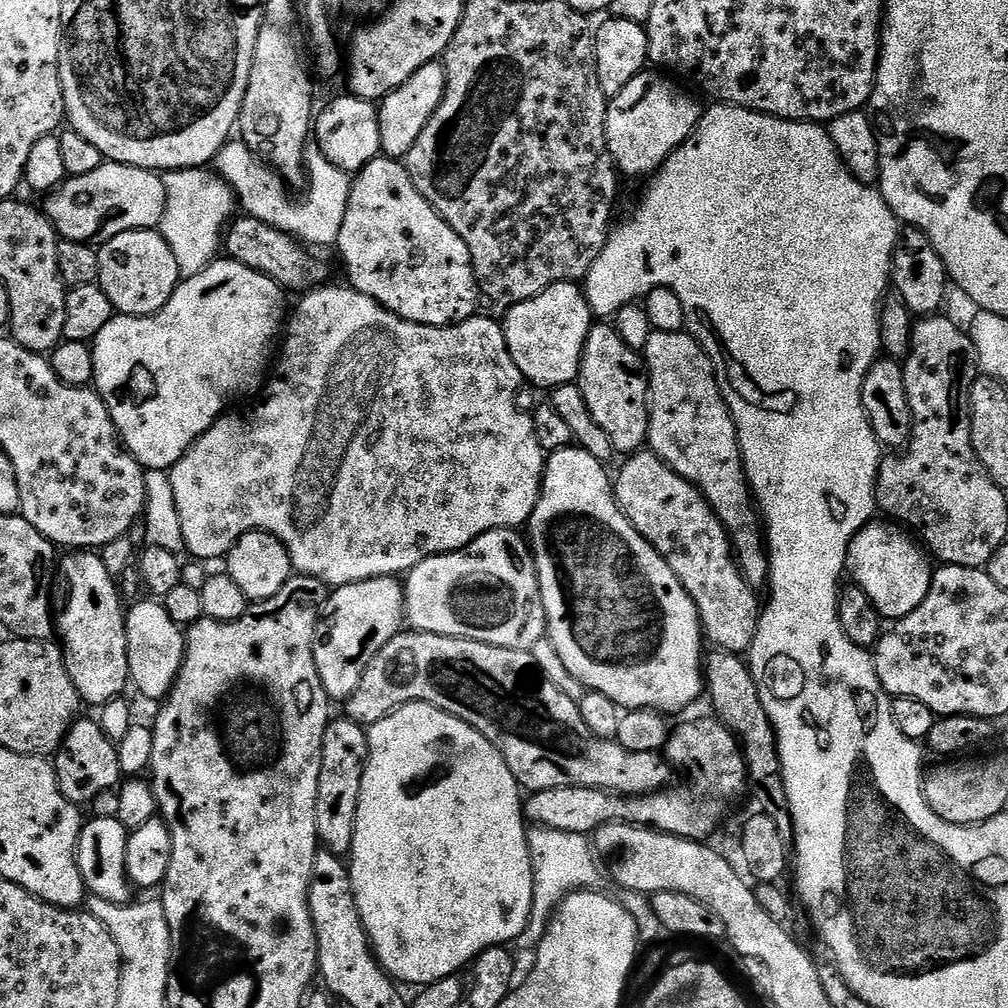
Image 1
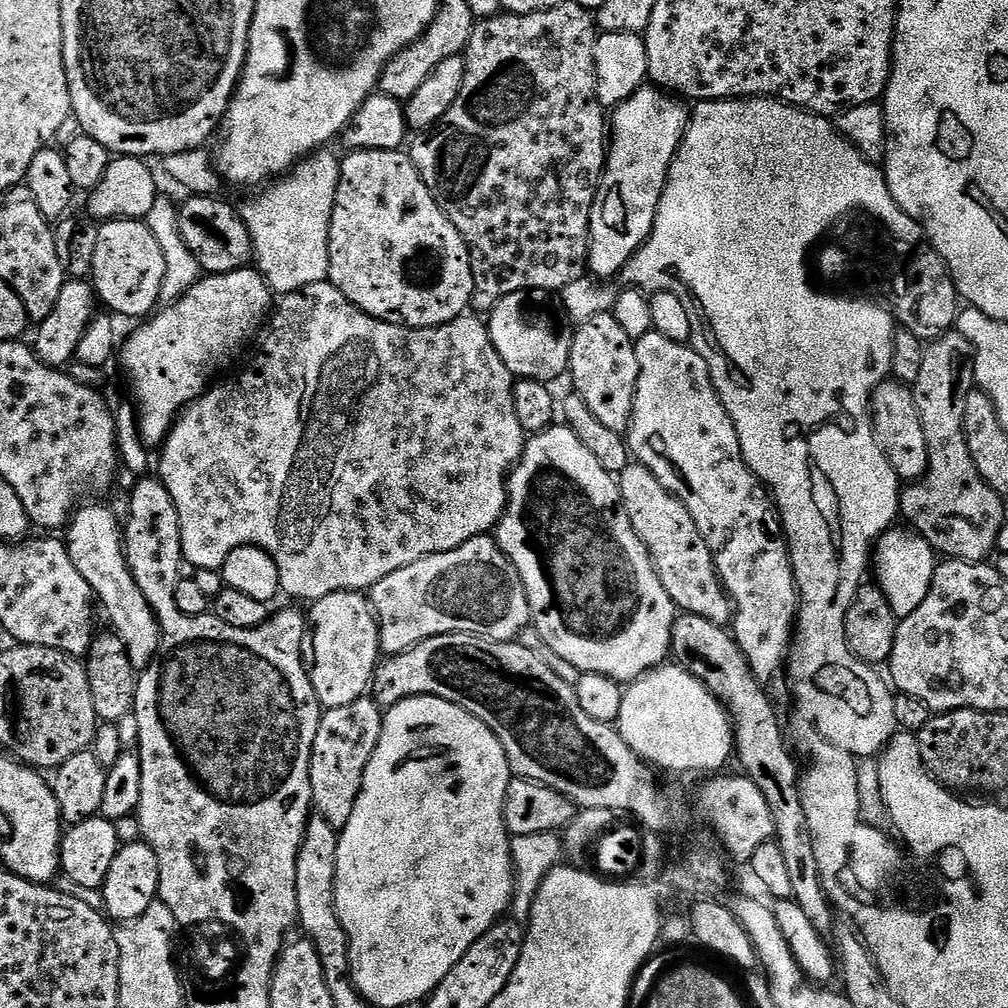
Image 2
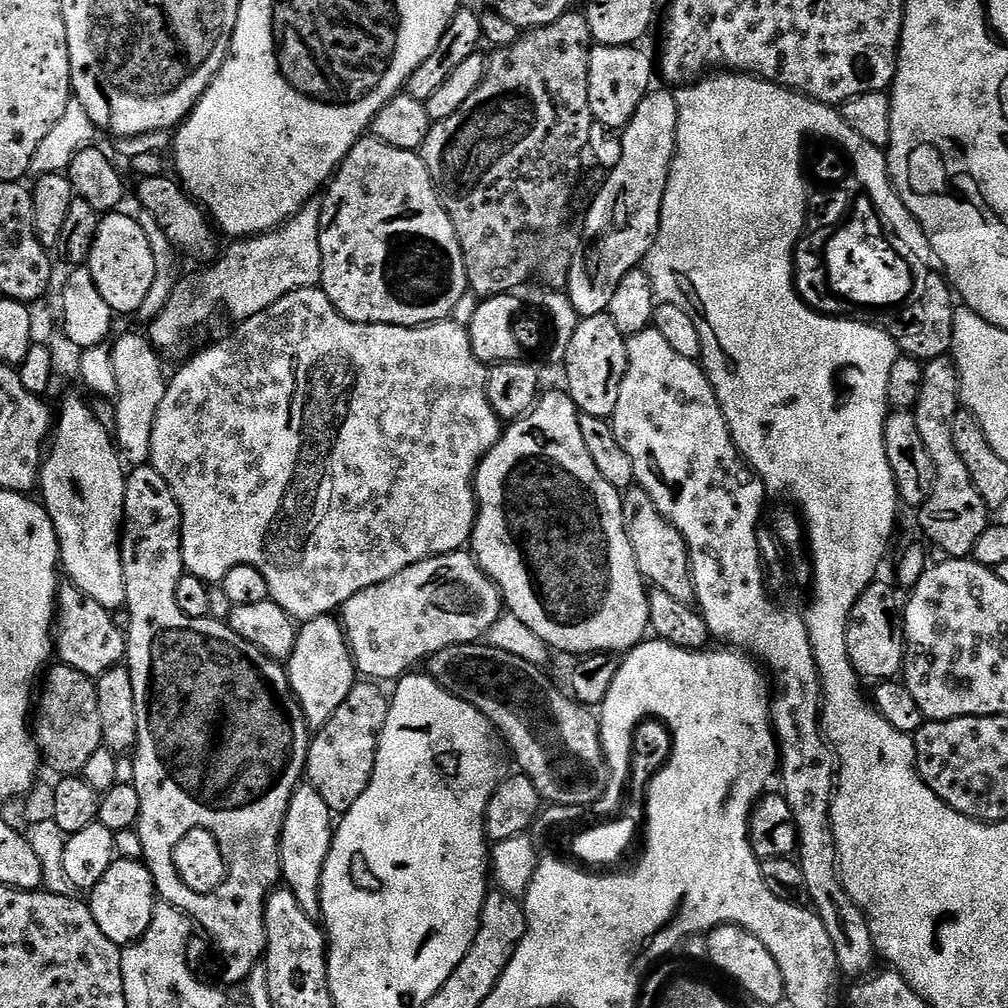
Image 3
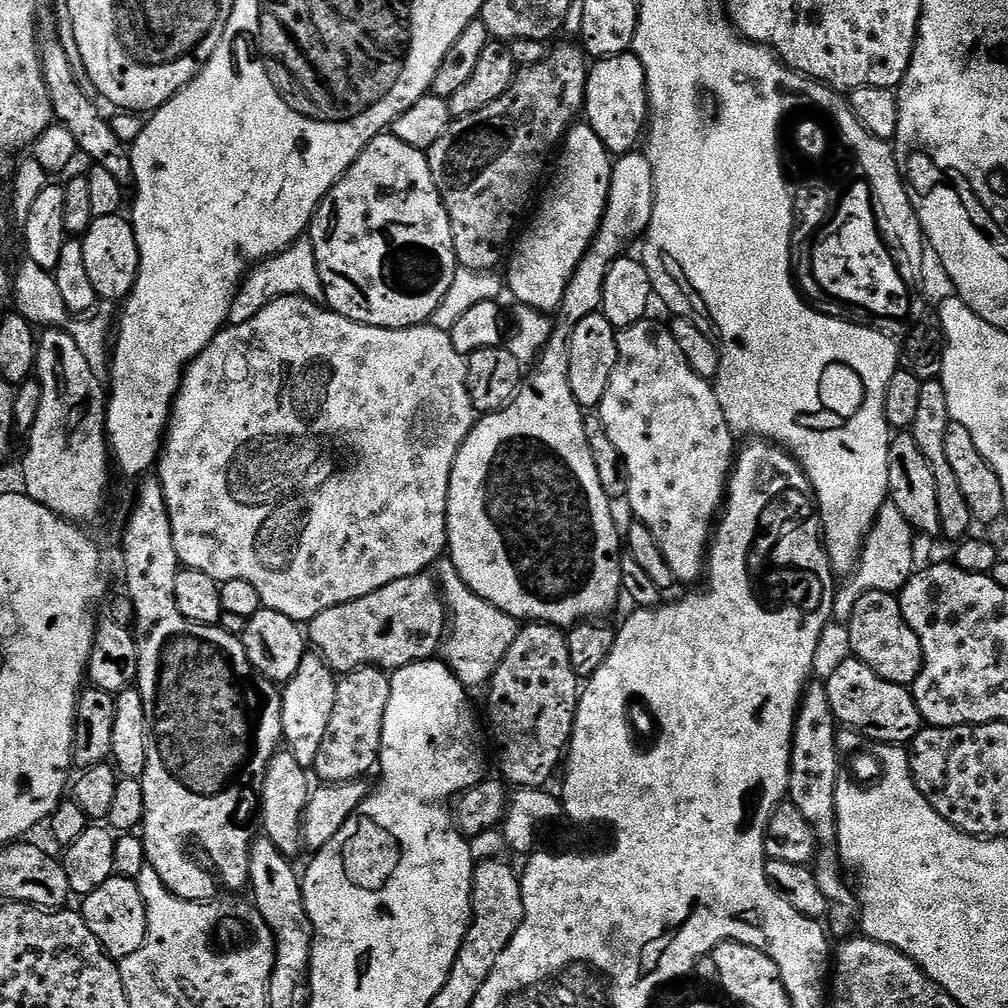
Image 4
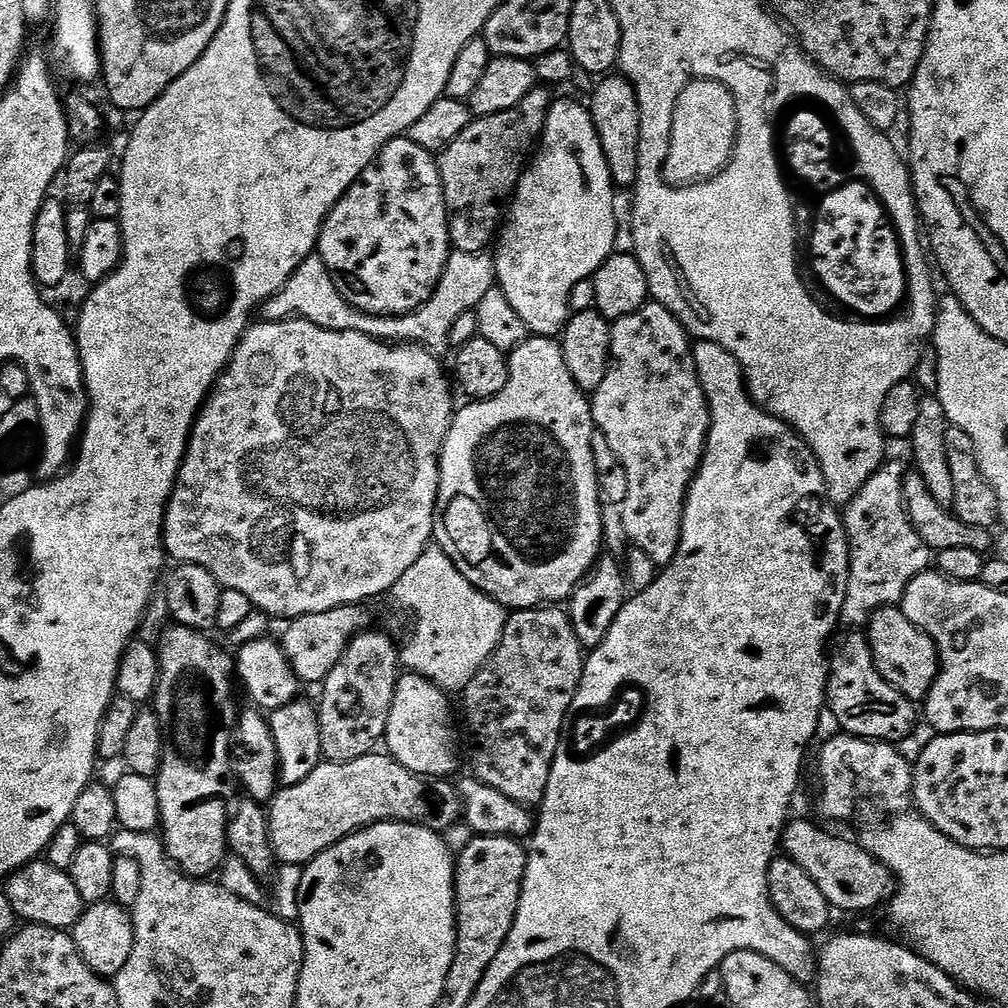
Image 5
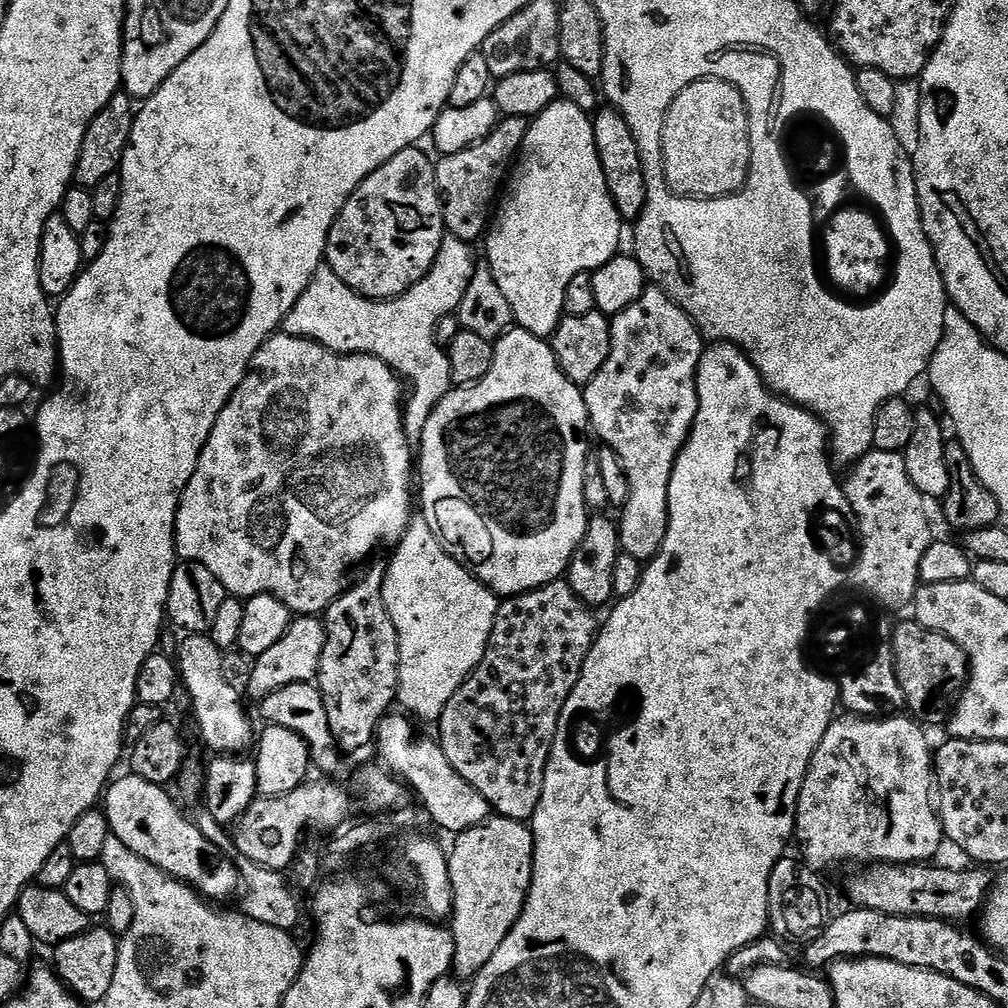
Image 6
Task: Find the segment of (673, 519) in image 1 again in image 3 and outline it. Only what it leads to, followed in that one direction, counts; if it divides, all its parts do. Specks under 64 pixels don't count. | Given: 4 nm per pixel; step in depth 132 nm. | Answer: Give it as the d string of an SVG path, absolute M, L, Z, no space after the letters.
M633 486L623 493L622 518L626 526L626 538L634 550L638 570L652 588L661 588L670 594L670 598L691 601L696 595L692 585L692 567L690 554L682 534L654 506L650 494L639 486Z

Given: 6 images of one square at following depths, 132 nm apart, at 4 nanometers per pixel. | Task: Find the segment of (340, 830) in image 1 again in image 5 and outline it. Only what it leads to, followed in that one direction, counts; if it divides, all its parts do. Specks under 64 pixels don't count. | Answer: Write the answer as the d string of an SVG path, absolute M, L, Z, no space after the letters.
M365 630L353 636L346 646L342 658L330 670L319 689L318 711L320 714L320 733L322 734L322 757L327 763L341 764L354 762L354 758L368 756L381 747L386 726L390 718L390 706L394 706L396 682L402 675L402 665L398 655L398 644L395 644L384 632Z

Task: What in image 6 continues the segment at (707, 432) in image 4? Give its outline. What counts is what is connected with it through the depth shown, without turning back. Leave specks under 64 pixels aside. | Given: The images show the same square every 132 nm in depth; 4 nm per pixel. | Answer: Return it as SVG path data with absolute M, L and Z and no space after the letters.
M659 286L645 287L638 300L611 317L610 323L609 354L598 374L583 389L584 401L591 431L600 435L603 447L618 454L630 482L628 501L618 516L620 550L630 554L630 558L647 562L658 554L666 538L670 474L698 414L696 367L706 344L696 323Z

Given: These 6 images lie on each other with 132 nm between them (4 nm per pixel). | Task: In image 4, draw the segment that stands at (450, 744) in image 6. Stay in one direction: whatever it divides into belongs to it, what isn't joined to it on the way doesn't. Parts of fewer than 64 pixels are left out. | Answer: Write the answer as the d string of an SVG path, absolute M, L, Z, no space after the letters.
M528 622L517 631L514 643L510 645L510 650L506 650L506 658L496 667L496 673L492 675L490 683L487 685L488 691L488 724L492 727L492 740L496 743L496 760L500 763L499 775L503 777L509 785L516 788L544 788L547 780L552 775L557 775L562 761L566 756L568 739L572 737L572 727L576 717L576 706L580 703L580 693L582 691L581 681L576 675L574 666L570 666L570 650L568 649L568 638L563 628L556 628L553 624L538 624Z

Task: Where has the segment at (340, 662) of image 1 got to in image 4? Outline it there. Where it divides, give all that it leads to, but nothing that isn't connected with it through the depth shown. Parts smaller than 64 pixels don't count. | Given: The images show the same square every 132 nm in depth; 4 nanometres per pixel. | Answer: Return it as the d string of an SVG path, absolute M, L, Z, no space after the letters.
M305 654L298 674L283 685L282 730L283 743L290 754L294 754L298 766L306 770L315 765L318 758L318 746L322 746L322 737L326 735L326 726L330 726L330 714L334 714L336 701L336 682L338 676L331 666L319 654Z

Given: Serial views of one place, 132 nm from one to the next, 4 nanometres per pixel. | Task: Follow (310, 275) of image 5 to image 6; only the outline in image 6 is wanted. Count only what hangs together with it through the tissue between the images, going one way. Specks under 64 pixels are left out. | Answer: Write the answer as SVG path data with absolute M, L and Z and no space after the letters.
M445 235L442 246L434 258L428 273L419 280L410 290L393 300L371 300L369 296L360 296L328 263L323 263L306 286L306 290L298 298L298 302L286 314L282 325L283 335L301 336L307 340L314 340L332 352L341 352L344 356L373 356L388 368L391 368L401 381L412 387L412 393L407 393L404 410L404 427L412 430L421 423L423 417L428 416L434 406L445 394L452 391L454 381L448 353L436 339L436 327L442 318L453 315L462 302L462 294L466 294L466 286L470 286L470 278L474 278L478 261L472 257L473 245L467 240L459 240L456 236Z

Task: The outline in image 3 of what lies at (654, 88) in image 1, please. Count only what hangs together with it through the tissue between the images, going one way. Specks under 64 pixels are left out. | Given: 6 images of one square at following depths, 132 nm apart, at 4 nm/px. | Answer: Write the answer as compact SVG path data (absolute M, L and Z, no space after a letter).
M649 91L648 96L642 98L642 102L638 102L634 118L630 118L630 122L622 129L621 136L624 137L620 140L620 157L588 208L588 217L584 220L584 253L581 256L580 253L573 255L566 289L577 317L603 316L607 313L622 278L626 278L626 274L643 265L660 229L660 211L666 194L672 158L676 154L678 106L671 91L656 91Z

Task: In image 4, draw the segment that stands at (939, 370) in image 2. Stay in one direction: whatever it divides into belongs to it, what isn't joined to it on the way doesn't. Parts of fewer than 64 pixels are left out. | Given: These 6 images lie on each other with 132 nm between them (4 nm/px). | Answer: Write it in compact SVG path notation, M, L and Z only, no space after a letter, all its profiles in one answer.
M939 379L923 381L922 394L918 401L918 415L914 417L910 431L918 442L918 450L926 454L930 470L934 470L940 531L945 537L948 535L950 539L956 540L955 542L960 542L971 533L968 531L974 528L974 521L970 514L970 506L966 506L966 498L962 498L962 490L958 490L958 478L954 478L954 470L950 470L950 462L946 462L946 445L943 444L942 438L946 438L948 421L946 390L943 384Z

